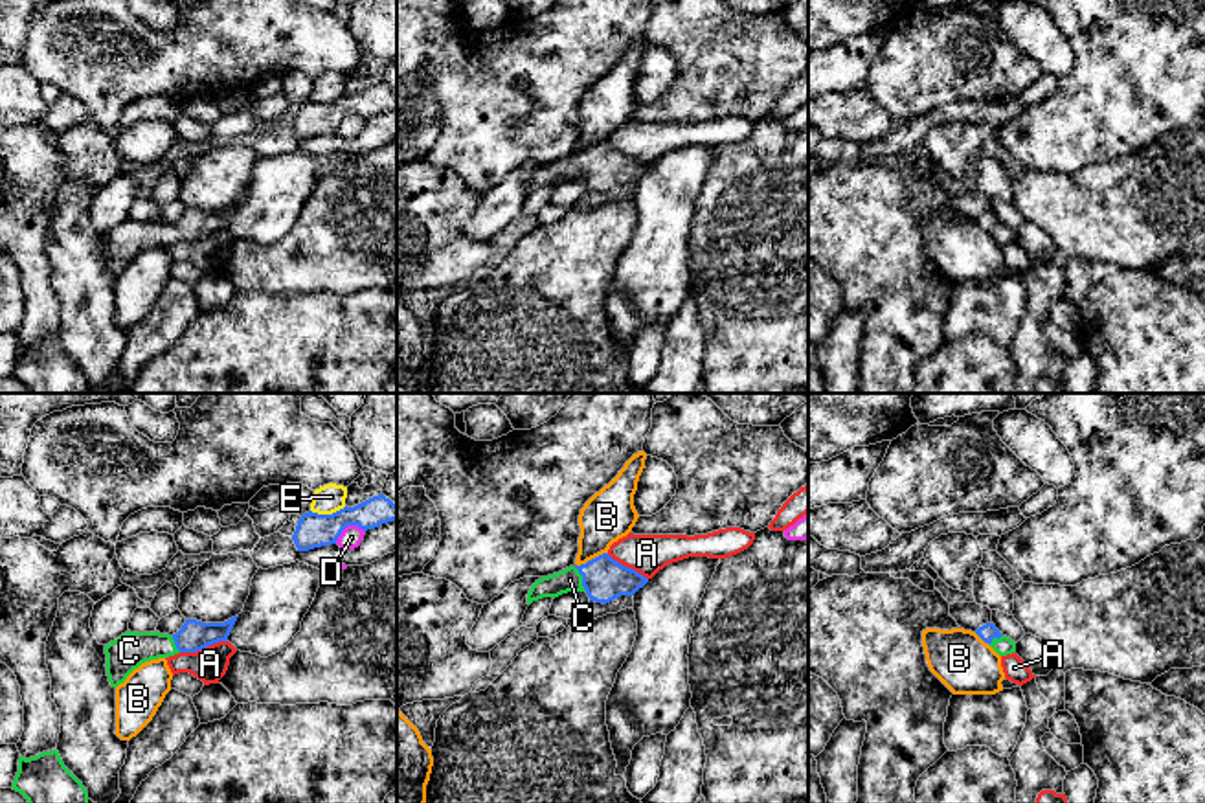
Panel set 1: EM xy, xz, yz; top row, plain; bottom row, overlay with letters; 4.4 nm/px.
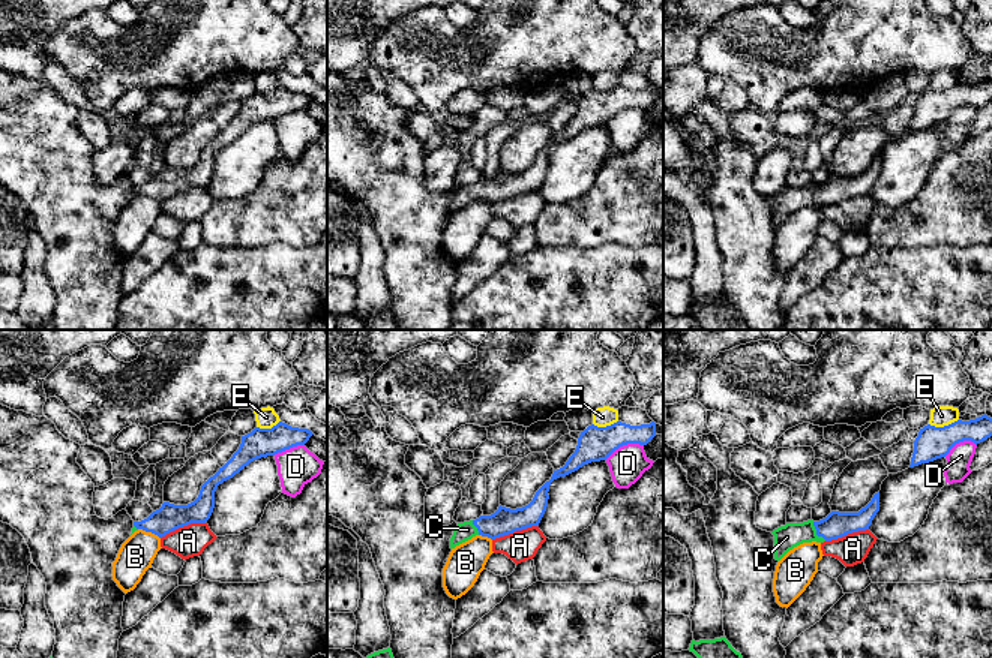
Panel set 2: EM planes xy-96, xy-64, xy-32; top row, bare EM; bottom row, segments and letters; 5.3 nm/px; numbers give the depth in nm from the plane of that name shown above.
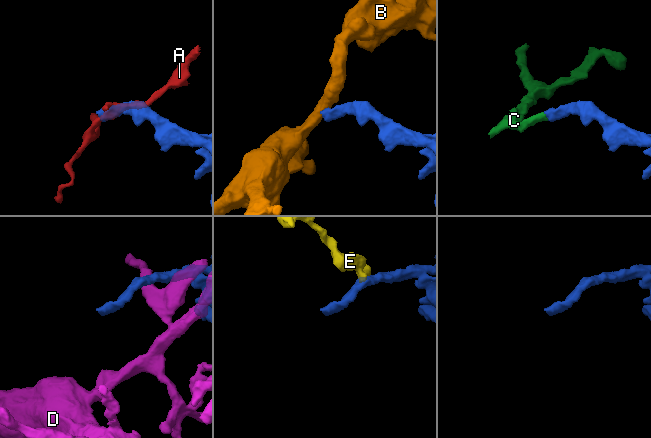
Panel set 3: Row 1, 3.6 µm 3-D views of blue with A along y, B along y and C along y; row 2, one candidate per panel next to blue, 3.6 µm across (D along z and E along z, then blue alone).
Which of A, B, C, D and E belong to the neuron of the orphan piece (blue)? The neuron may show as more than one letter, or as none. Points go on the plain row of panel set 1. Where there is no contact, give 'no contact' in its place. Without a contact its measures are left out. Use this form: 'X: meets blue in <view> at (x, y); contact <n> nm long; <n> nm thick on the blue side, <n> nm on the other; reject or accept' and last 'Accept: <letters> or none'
A: meets blue in xy at (202, 236); contact 220 nm long; 130 nm thick on the blue side, 150 nm on the other; reject
B: meets blue in xz at (592, 147); contact 160 nm long; 190 nm thick on the blue side, 220 nm on the other; reject
C: meets blue in xz at (583, 168); contact 130 nm long; 190 nm thick on the blue side, 100 nm on the other; accept
D: meets blue in xy at (348, 113); contact 150 nm long; 150 nm thick on the blue side, 90 nm on the other; reject
E: meets blue in xy at (327, 103); contact 160 nm long; 150 nm thick on the blue side, 130 nm on the other; reject
Accept: C

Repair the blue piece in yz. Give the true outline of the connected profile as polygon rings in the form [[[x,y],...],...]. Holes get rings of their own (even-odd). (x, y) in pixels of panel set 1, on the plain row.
[[[986,211],[975,219],[975,222],[988,232],[999,244],[1016,241],[1016,232],[1003,224],[994,211]]]

